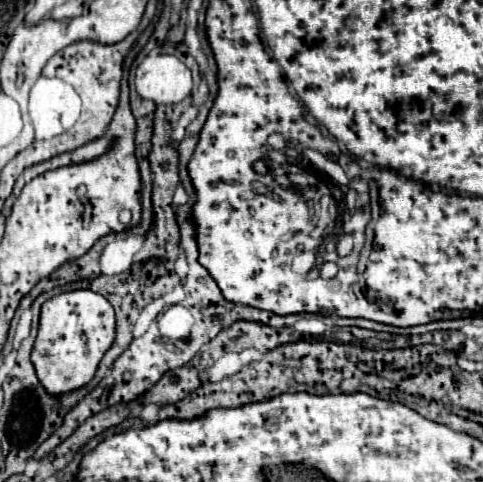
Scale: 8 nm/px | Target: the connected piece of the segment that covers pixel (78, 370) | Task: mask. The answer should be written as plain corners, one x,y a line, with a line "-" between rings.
78,289
48,299
42,305
38,337
32,349
32,363
46,393
60,397
88,385
114,339
114,307
102,295
88,289

